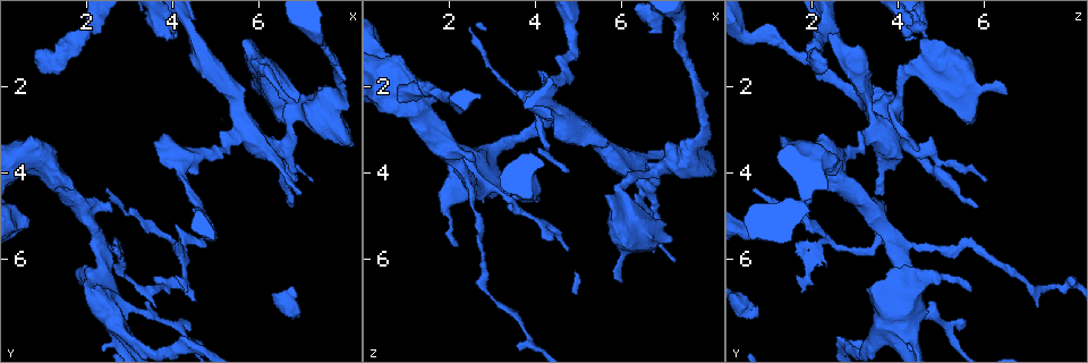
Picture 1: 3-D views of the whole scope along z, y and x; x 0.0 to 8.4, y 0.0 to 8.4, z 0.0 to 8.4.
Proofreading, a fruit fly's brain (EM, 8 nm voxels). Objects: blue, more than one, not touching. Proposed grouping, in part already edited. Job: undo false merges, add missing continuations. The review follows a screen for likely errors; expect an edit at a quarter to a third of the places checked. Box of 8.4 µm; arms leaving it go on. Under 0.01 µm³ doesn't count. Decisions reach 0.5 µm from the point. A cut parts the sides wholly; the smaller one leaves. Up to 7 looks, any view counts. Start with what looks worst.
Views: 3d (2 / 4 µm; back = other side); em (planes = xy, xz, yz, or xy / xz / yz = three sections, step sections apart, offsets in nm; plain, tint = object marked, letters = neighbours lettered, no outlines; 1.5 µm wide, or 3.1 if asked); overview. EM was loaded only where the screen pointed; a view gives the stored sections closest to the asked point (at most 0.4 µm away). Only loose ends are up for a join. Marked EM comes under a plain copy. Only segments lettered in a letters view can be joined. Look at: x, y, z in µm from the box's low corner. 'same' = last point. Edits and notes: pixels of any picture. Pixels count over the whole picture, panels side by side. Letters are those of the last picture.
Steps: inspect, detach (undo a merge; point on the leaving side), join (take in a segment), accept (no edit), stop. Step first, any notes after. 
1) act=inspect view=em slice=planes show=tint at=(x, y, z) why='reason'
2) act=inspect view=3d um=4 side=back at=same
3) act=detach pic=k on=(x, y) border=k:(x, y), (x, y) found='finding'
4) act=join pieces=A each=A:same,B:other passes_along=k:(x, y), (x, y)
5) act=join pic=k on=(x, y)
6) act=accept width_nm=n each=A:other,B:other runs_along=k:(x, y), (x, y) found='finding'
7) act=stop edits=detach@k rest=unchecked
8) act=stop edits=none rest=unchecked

act=inspect view=em slice=planes show=letters at=(2.50, 4.35, 0.65) why='free end'

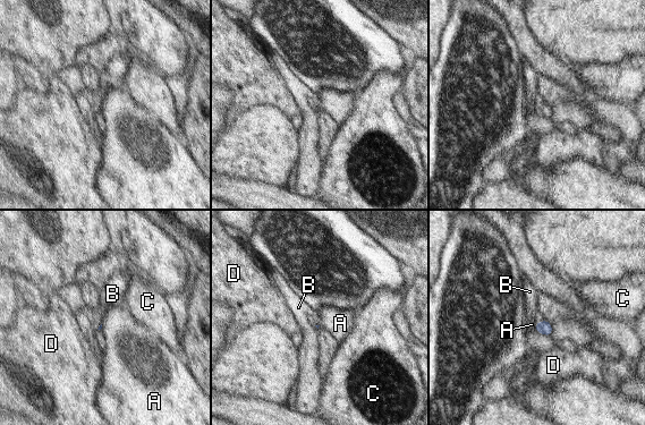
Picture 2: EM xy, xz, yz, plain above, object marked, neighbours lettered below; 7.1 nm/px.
act=join pieces=B longest_contact=B:80nm each=A:other,B:same,C:other,D:other passes_along=2:(544, 326), (540, 322), (529, 291) found='it goes on there'

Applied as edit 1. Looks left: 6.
act=inspect view=3d um=2 side=back at=(7.00, 4.55, 3.55) why='branch stops here'

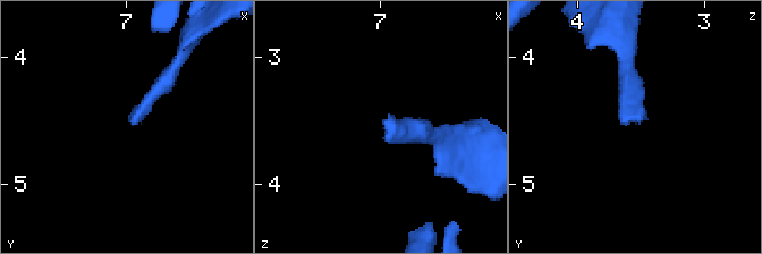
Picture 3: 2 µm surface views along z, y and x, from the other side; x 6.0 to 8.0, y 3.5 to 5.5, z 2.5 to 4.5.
act=inspect view=em slice=yz step=8 show=tint at=(6.98, 4.50, 3.56)

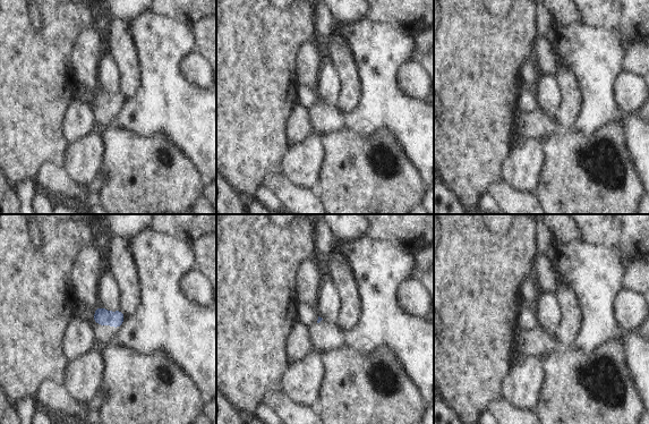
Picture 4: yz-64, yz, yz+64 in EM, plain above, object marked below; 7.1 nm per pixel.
act=inspect view=em slice=planes show=letters at=same

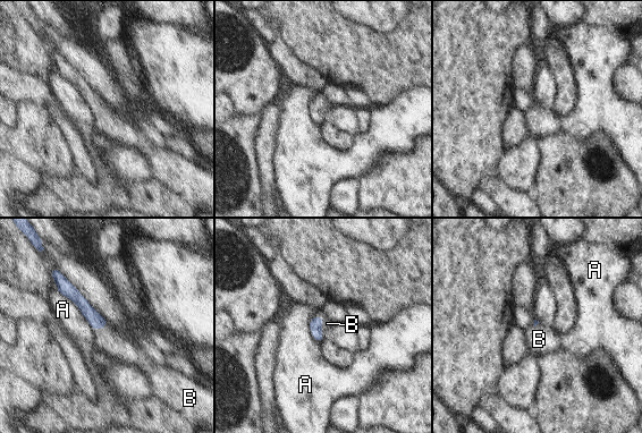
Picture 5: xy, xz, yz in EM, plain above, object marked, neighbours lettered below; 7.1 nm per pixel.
act=join pieces=B each=A:other,B:same passes_along=5:(315, 323), (322, 322), (327, 323) found='it goes on there'

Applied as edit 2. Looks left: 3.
act=inspect view=overview

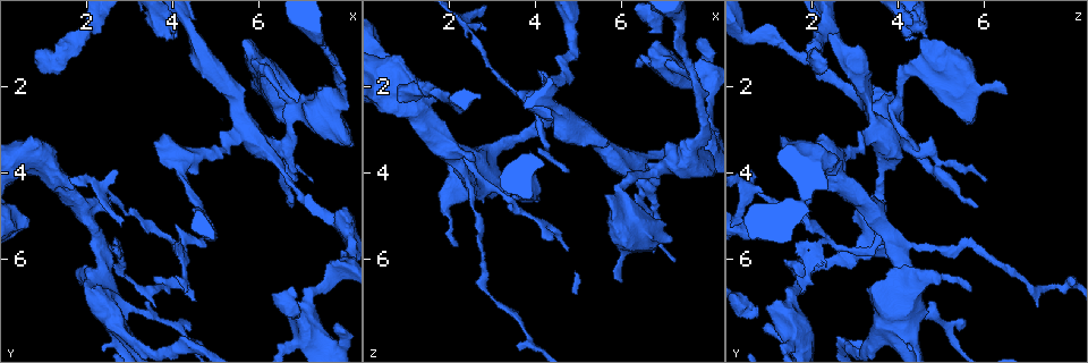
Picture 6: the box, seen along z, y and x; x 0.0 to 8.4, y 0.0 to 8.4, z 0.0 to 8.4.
act=inspect view=em slice=planes show=tint at=(6.10, 1.50, 4.85) why='sharp bend'

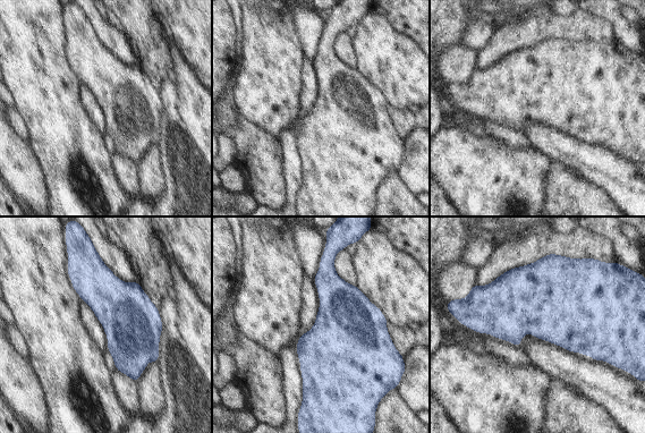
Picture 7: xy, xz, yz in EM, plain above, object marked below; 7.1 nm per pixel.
act=inspect view=em slice=planes show=letters at=same why='what lies round it'

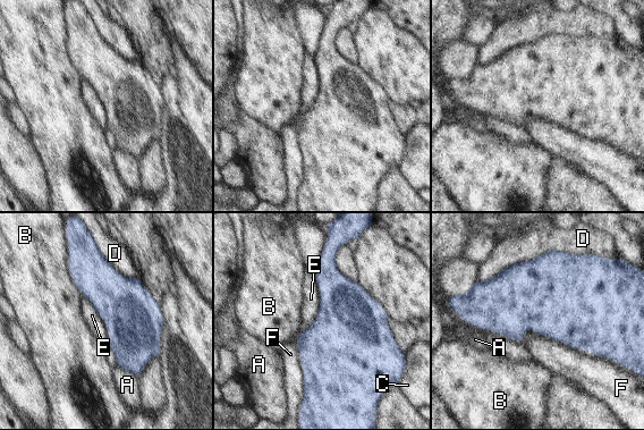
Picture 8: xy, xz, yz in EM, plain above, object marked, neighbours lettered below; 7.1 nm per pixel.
act=accept width_nm=380 each=A:other,B:other,C:other,D:other,E:other,F:other border=8:(607, 258), (548, 250), (476, 280) found='one neuron here'

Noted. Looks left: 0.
act=stop edits=join@2,join@5 rest=unchecked

